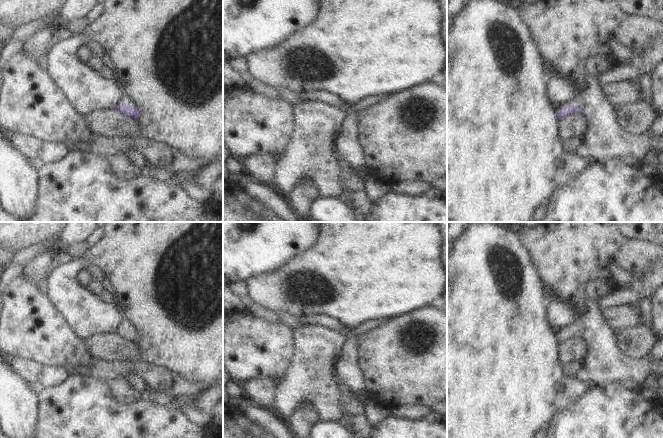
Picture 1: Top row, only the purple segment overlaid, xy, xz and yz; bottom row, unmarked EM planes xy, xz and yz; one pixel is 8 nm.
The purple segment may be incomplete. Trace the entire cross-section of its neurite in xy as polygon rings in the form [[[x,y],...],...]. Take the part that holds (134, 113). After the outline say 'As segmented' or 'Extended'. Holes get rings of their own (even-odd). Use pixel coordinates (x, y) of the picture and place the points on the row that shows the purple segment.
[[[126,95],[126,97],[117,105],[116,109],[130,118],[139,119],[140,117],[137,104],[130,95]]]. Extended.

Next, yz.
[[[586,73],[586,87],[579,92],[578,96],[568,104],[560,106],[555,110],[560,120],[571,113],[585,114],[588,118],[588,128],[583,137],[577,155],[584,159],[626,159],[639,162],[649,152],[663,151],[663,134],[648,131],[642,135],[634,135],[624,131],[615,120],[615,107],[609,105],[597,87],[599,82],[594,76]]]. Extended.

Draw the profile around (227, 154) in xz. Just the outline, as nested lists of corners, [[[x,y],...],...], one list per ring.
[[[223,139],[223,180],[233,179],[234,177],[234,174],[227,168],[227,161],[232,157],[233,155]]]

